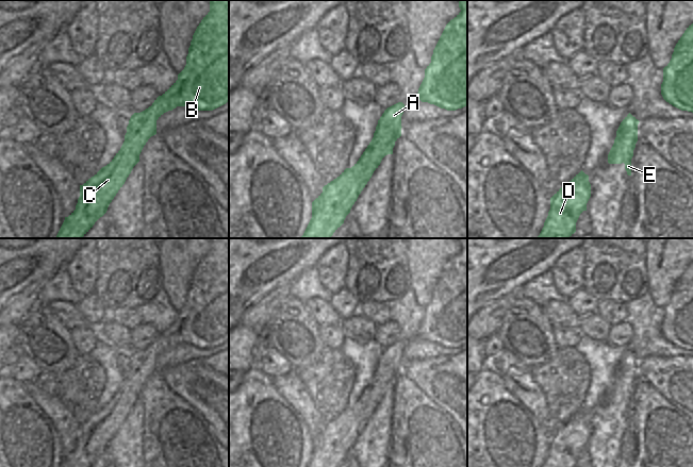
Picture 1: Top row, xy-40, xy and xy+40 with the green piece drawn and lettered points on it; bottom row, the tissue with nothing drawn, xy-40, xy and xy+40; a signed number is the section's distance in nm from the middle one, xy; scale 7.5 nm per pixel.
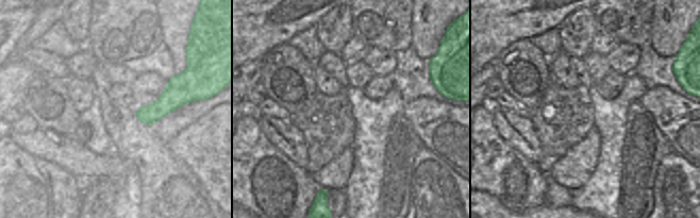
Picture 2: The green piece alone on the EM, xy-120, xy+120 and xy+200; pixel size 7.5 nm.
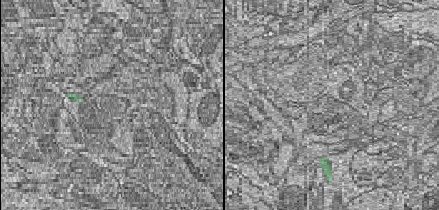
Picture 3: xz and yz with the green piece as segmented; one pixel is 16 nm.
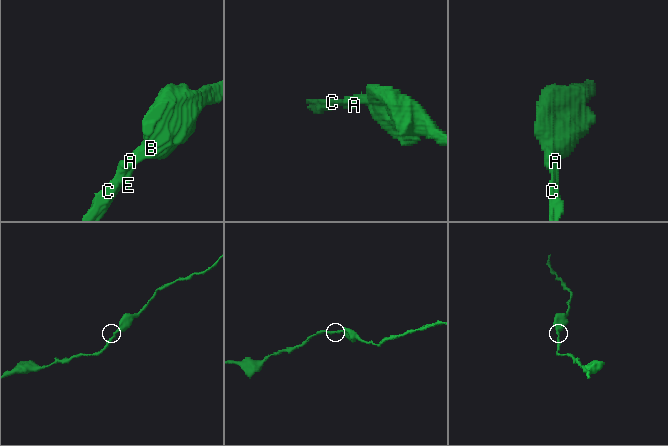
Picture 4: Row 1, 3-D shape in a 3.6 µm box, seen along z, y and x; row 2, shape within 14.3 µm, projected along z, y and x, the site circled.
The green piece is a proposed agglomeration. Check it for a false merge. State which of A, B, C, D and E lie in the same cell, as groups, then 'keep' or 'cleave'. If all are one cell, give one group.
A B C D E | keep

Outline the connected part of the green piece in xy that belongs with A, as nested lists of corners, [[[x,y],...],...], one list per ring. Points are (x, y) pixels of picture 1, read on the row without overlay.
[[[402,340],[387,346],[359,399],[323,426],[323,431],[312,440],[312,456],[307,467],[337,467],[344,462],[382,397],[393,393],[395,380],[401,374],[403,346]]]

